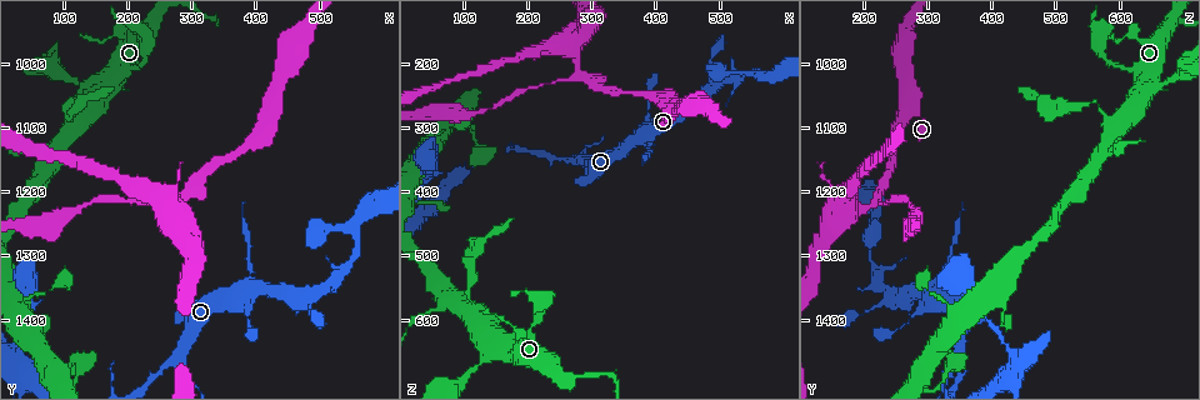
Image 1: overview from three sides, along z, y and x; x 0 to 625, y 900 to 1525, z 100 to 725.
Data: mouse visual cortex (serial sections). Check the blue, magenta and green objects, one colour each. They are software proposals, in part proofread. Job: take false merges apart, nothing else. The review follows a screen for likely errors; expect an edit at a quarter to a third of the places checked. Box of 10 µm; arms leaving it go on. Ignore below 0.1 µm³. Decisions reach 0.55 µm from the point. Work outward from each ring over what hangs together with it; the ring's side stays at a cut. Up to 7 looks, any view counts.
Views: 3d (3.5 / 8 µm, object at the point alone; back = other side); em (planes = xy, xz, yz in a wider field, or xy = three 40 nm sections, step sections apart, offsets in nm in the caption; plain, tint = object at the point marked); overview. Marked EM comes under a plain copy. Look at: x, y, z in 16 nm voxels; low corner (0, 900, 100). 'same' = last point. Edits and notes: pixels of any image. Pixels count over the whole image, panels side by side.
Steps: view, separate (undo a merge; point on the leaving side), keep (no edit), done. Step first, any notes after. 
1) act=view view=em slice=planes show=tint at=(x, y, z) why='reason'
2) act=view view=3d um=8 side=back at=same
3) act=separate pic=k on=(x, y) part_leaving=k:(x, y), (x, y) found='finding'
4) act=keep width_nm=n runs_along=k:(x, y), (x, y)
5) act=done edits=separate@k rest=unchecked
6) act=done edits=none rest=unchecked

act=view view=3d um=3.5 at=(555, 1265, 210) why='calibre changes'

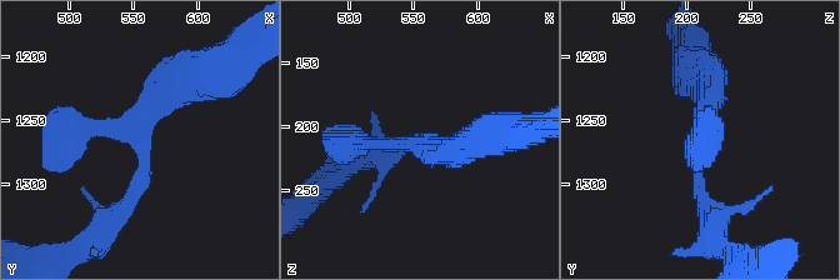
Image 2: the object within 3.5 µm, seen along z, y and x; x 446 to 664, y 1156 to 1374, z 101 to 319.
act=view view=em slice=xy step=5 show=tint at=(556, 1262, 210)

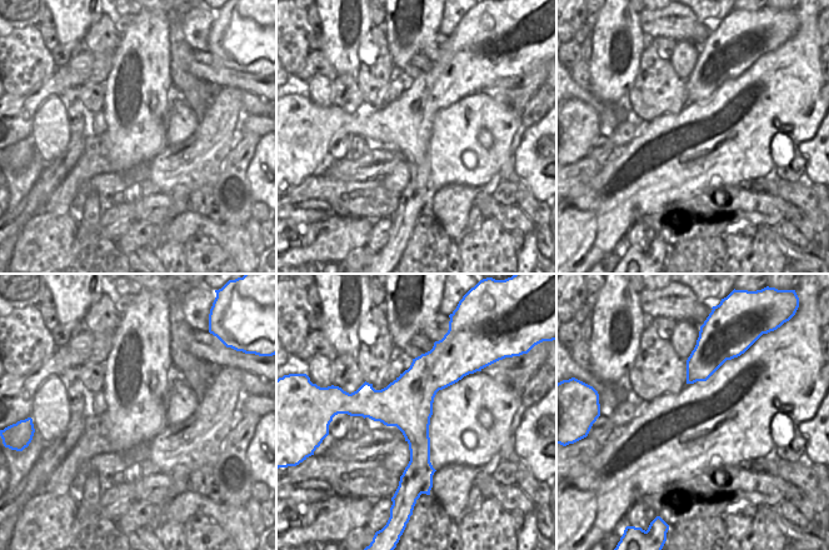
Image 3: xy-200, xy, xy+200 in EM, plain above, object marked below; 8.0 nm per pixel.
act=view view=em slice=planes show=tint at=same

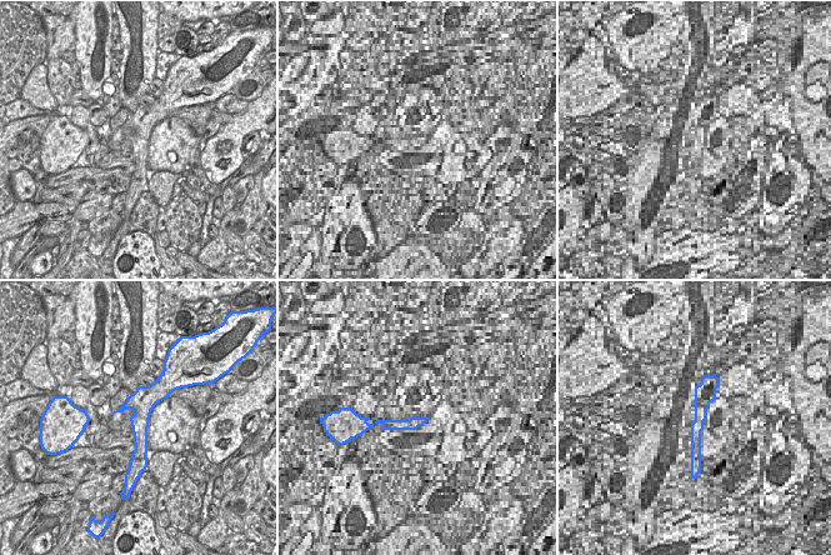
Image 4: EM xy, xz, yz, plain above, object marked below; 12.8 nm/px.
act=keep arms=3 arm_widths_nm=150,200,300 runs_along=4:(155, 385), (141, 404), (134, 460) found='one cell here'

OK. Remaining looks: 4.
act=view view=3d um=3.5 at=(275, 1455, 350) why='three arms meet'

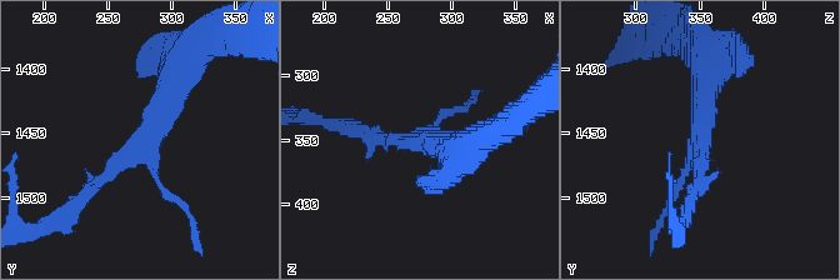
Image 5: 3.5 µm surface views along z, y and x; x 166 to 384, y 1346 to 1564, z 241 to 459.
act=view view=em slice=xy step=3 show=tint at=(278, 1456, 352) arms=3 arm_widths_nm=100,150,350

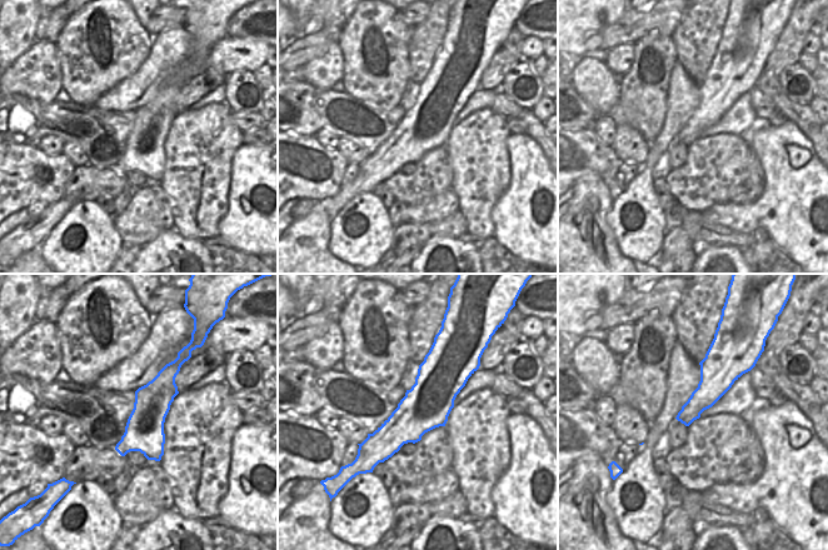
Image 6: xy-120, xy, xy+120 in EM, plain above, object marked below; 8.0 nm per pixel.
act=keep found='all the same cell'

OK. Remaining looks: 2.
act=view view=3d um=3.5 at=(145, 1035, 650) why='sudden change in width'

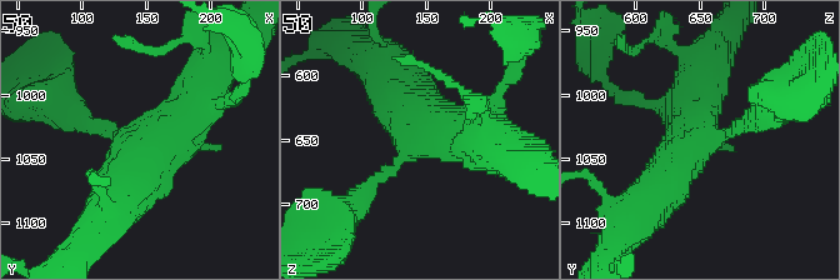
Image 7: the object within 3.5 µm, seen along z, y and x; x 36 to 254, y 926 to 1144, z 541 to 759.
act=view view=em slice=xy step=1 show=tint at=(146, 1034, 650) why='now the EM'

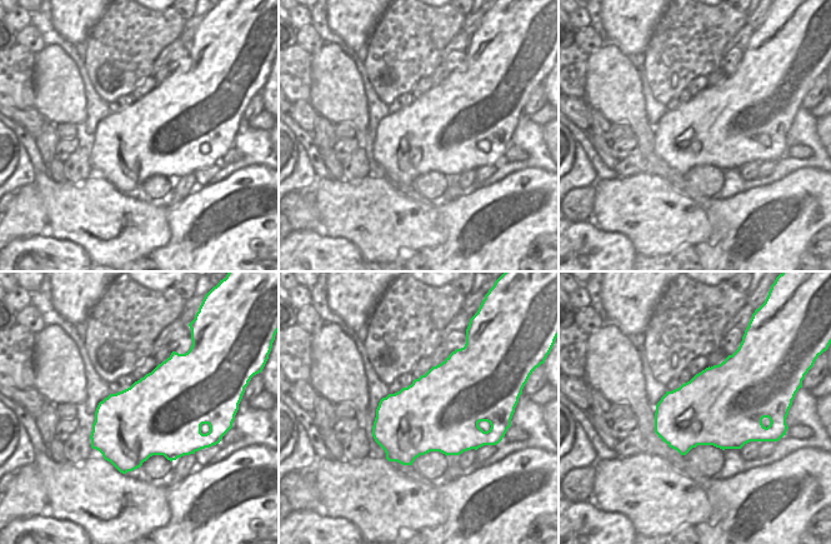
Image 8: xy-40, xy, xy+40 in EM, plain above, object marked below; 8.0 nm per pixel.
act=keep runs_along=7:(213, 76), (125, 180), (118, 203) found='one cell here'

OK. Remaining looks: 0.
act=done edits=none rest=unchecked

